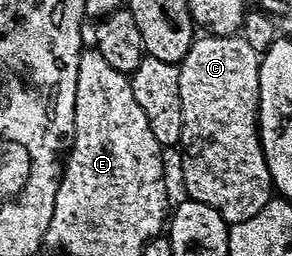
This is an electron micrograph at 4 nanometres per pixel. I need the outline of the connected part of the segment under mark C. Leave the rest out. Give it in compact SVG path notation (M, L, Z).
M198 36L178 71L184 116L182 182L187 195L216 208L228 224L256 216L272 197L268 164L258 139L259 54L240 36Z

